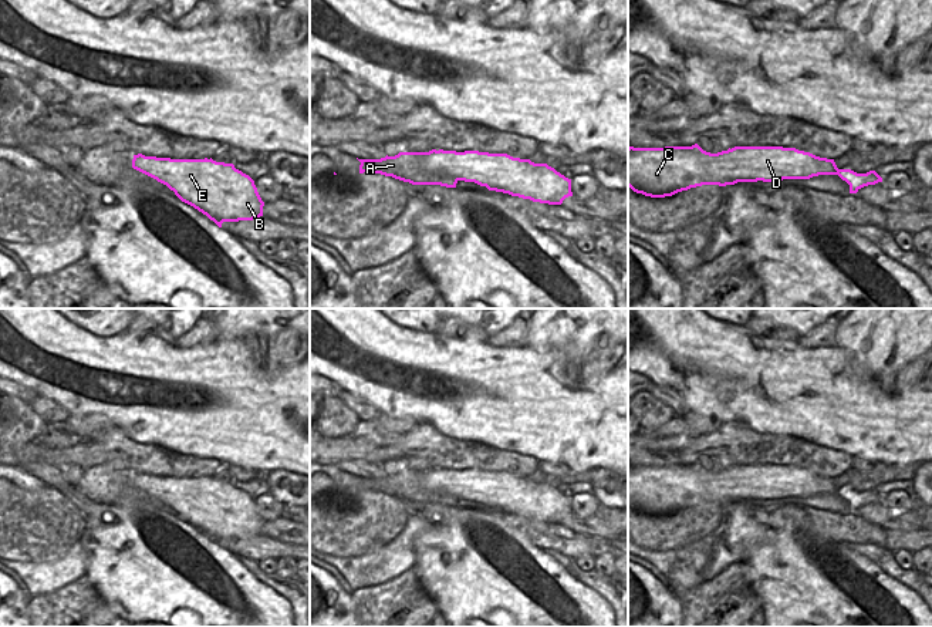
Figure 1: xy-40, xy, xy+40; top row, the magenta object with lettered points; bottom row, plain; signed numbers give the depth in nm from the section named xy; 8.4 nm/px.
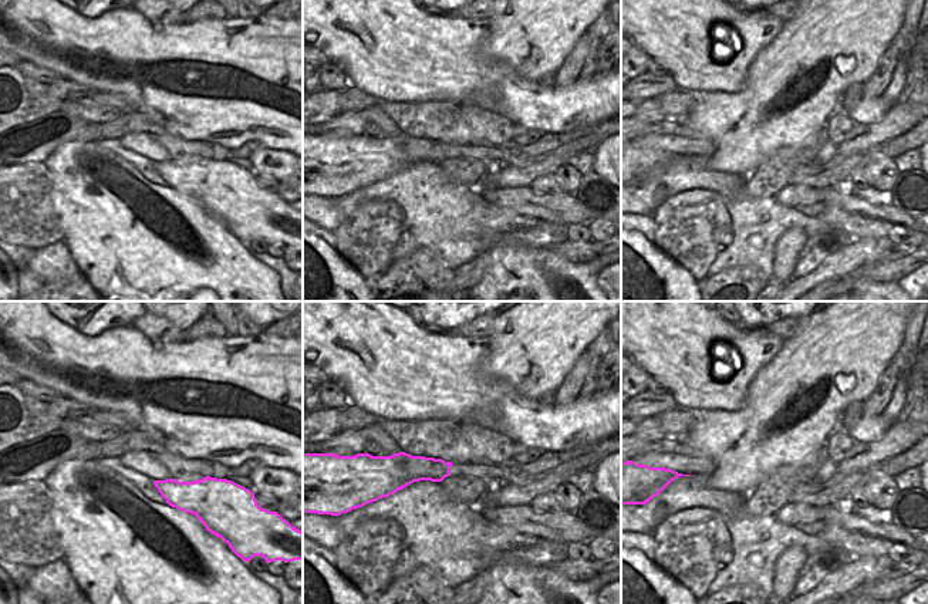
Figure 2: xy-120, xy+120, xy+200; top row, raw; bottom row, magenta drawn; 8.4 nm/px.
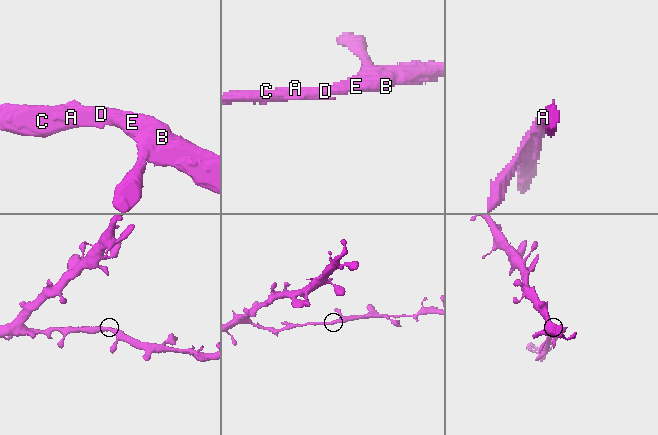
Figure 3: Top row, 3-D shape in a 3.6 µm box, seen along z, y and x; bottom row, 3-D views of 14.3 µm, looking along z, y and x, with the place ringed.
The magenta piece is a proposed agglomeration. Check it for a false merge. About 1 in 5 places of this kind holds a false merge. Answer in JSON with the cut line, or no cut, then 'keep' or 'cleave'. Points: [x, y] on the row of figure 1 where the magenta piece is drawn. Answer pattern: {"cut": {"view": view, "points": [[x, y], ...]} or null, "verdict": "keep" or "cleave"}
{"cut": null, "verdict": "keep"}

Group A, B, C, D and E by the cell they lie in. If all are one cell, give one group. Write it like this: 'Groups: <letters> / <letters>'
Groups: A B C D E

